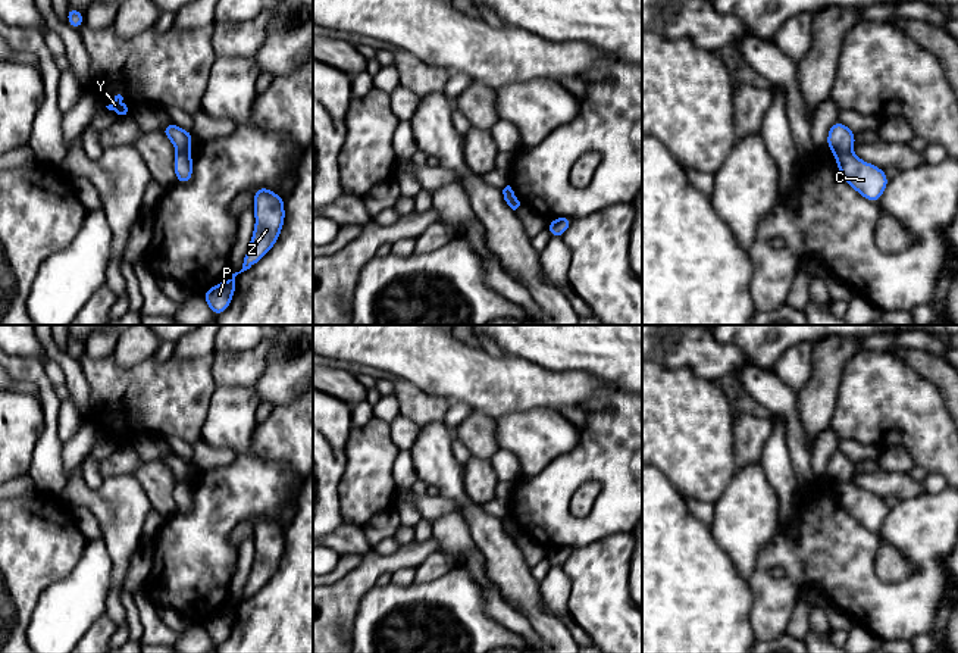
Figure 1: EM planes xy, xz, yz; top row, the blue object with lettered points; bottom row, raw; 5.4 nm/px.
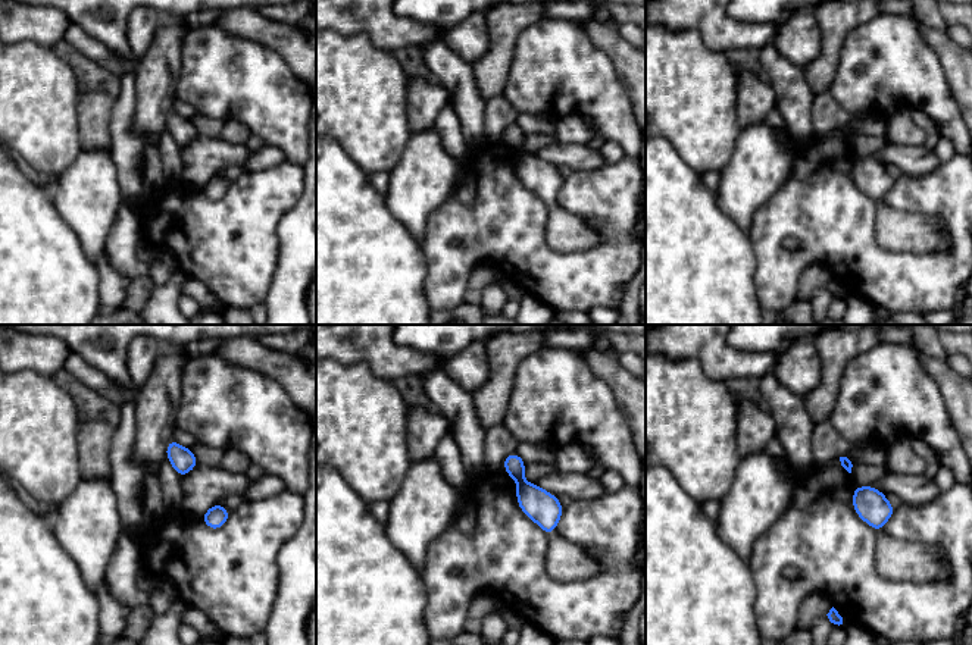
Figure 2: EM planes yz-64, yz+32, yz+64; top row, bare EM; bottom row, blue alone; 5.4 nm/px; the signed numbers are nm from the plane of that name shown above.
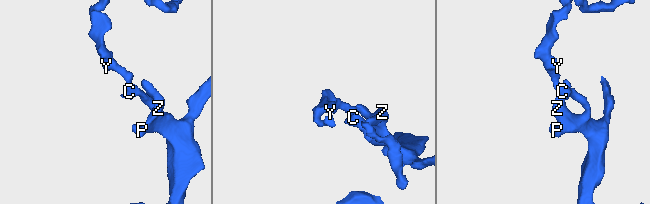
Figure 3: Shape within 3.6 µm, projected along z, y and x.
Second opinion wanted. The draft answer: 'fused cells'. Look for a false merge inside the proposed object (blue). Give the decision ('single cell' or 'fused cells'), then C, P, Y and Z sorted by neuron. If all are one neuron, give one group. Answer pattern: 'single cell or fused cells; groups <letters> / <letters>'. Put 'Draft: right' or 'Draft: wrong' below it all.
fused cells; groups C P Z / Y
Draft: right

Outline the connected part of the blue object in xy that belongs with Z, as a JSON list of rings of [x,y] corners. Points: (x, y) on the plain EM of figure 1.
[[[266,516],[257,518],[253,527],[256,556],[244,587],[242,599],[201,624],[215,646],[222,644],[231,634],[235,621],[235,606],[254,596],[275,575],[284,556],[284,527]]]

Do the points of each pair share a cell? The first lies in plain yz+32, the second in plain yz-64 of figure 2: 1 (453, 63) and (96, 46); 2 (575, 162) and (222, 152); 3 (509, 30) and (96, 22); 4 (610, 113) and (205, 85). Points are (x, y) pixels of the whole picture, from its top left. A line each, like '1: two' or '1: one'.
1: one
2: one
3: two
4: one

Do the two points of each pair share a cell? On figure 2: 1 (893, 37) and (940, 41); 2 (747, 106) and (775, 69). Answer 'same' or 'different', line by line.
1: different
2: different

